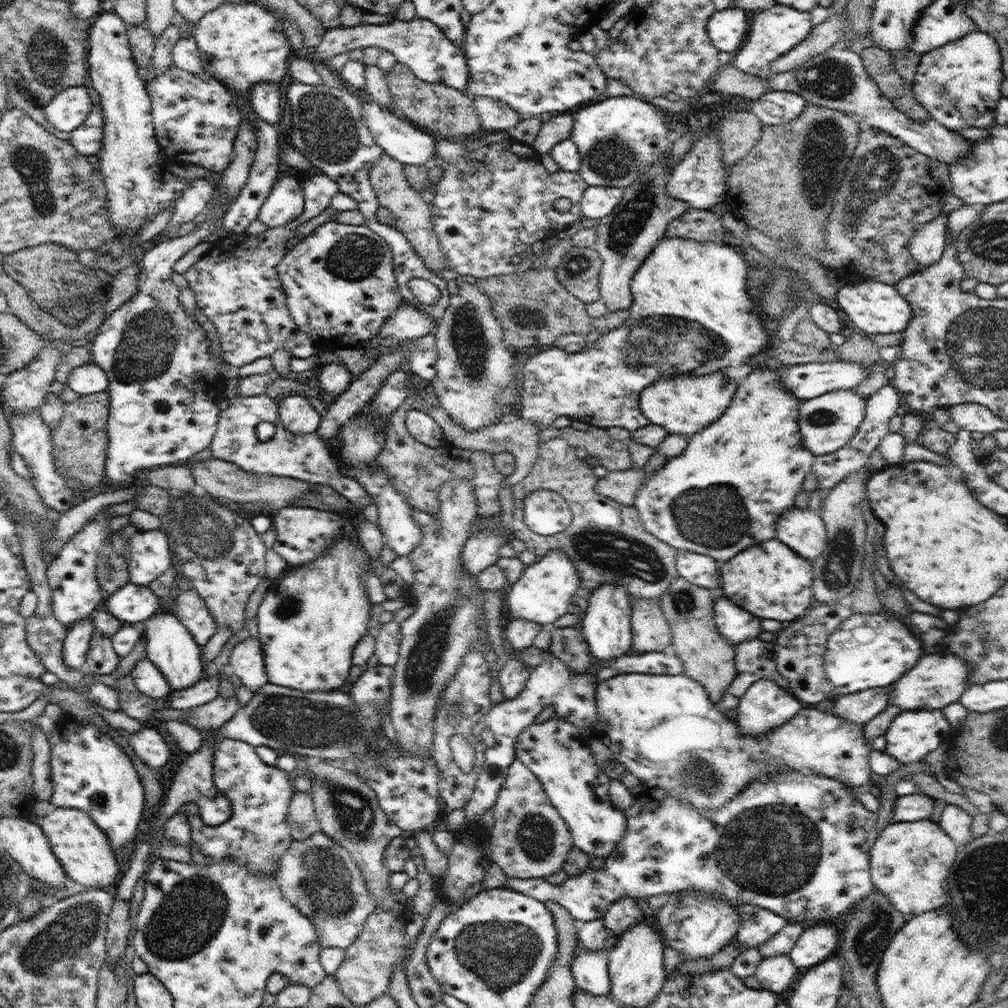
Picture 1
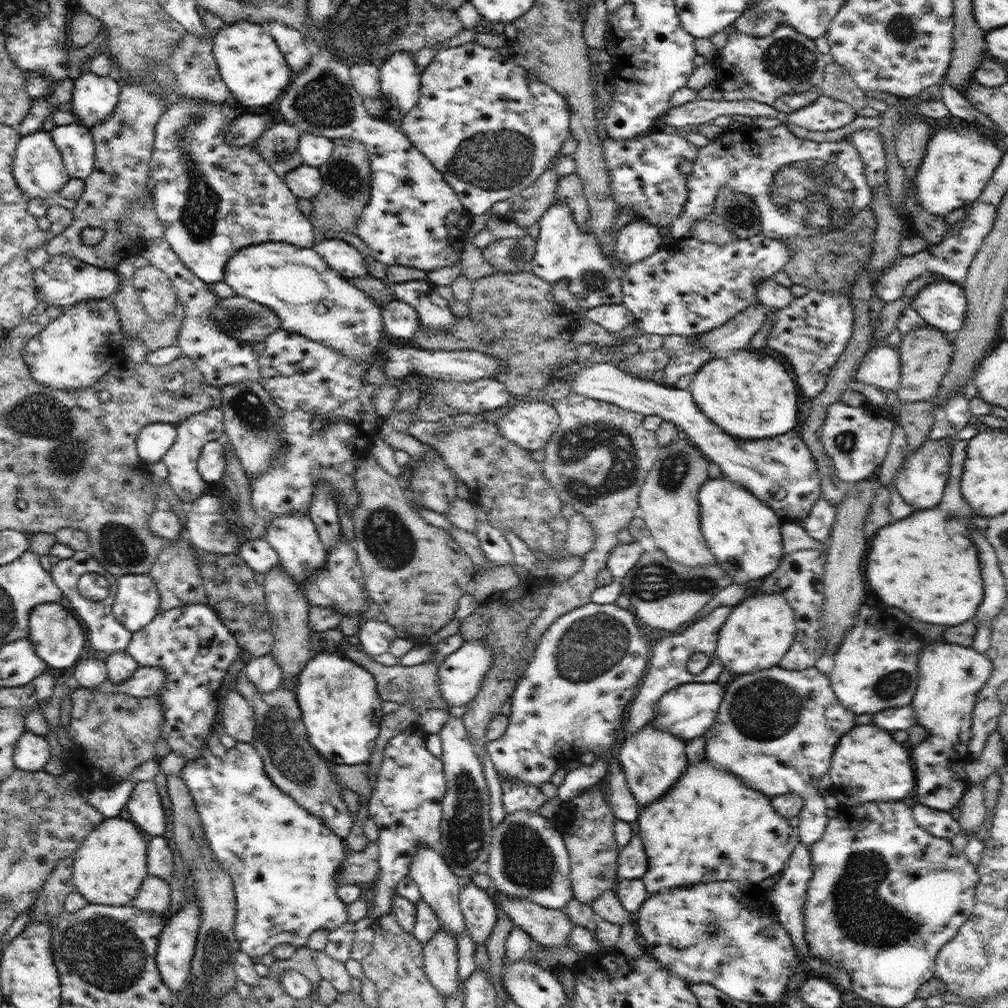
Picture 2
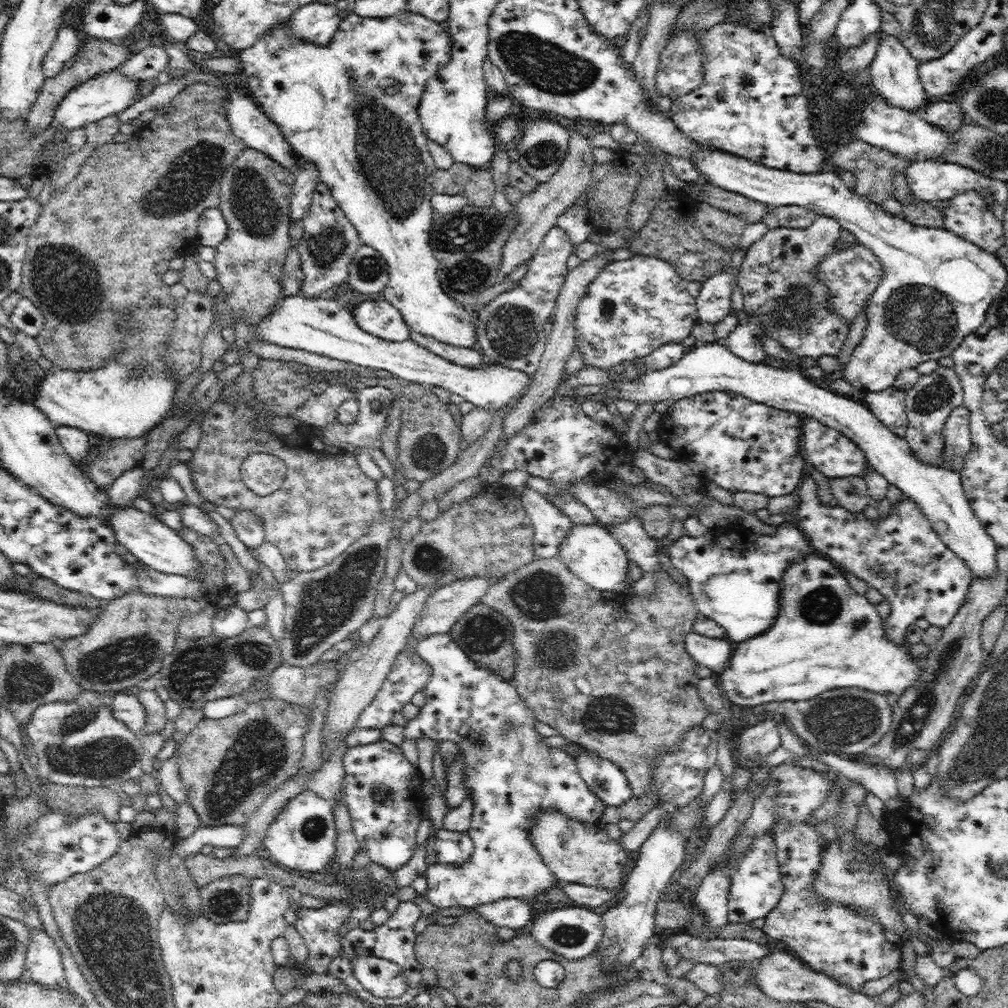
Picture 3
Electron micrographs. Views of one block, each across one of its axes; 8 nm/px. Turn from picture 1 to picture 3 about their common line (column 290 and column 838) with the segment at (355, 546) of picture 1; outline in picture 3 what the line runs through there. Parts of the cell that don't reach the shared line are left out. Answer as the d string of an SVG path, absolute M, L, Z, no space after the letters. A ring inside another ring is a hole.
M814 550L805 557L800 557L797 561L793 562L793 565L790 565L785 570L785 573L781 578L780 587L782 592L781 609L773 626L768 631L764 632L764 634L756 638L750 638L750 640L746 639L745 641L739 642L725 668L717 674L719 688L729 705L731 704L733 706L747 709L759 705L766 705L766 703L774 701L810 700L810 698L817 697L818 694L822 694L828 690L837 688L851 689L852 687L885 695L888 695L888 693L894 693L898 696L902 696L910 686L914 686L914 684L918 682L921 661L914 659L912 655L910 655L907 644L898 645L886 639L886 635L884 635L884 627L882 627L884 626L884 619L878 615L876 605L870 603L864 595L858 594L851 588L846 577L844 577L844 573L842 573L841 567L835 564L830 558L826 558Z

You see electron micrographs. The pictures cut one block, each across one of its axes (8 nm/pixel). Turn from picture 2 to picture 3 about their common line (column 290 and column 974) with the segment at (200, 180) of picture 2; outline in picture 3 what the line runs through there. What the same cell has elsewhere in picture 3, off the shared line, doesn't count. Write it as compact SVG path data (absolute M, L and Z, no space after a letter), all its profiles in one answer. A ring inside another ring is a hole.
M972 188L950 198L949 205L943 209L945 229L995 254L1005 246L1003 221L984 205L982 197Z

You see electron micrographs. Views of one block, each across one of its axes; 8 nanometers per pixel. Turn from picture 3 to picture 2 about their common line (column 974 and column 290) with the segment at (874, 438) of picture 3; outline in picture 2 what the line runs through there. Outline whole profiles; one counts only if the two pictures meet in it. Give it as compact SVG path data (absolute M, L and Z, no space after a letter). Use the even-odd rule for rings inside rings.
M296 513L282 515L280 518L275 518L271 525L266 527L266 531L268 532L266 540L278 553L281 566L297 584L301 584L309 576L314 576L316 571L324 566L327 550L319 539L316 525L309 515L296 515Z

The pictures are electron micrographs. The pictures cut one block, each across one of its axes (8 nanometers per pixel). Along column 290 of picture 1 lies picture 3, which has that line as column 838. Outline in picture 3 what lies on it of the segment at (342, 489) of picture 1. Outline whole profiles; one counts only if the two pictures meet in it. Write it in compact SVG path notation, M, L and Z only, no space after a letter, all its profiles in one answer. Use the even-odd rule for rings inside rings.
M803 417L800 438L802 440L800 443L801 450L807 460L827 478L863 476L866 467L869 465L864 451L858 448L856 442L835 428L830 428L814 418Z

